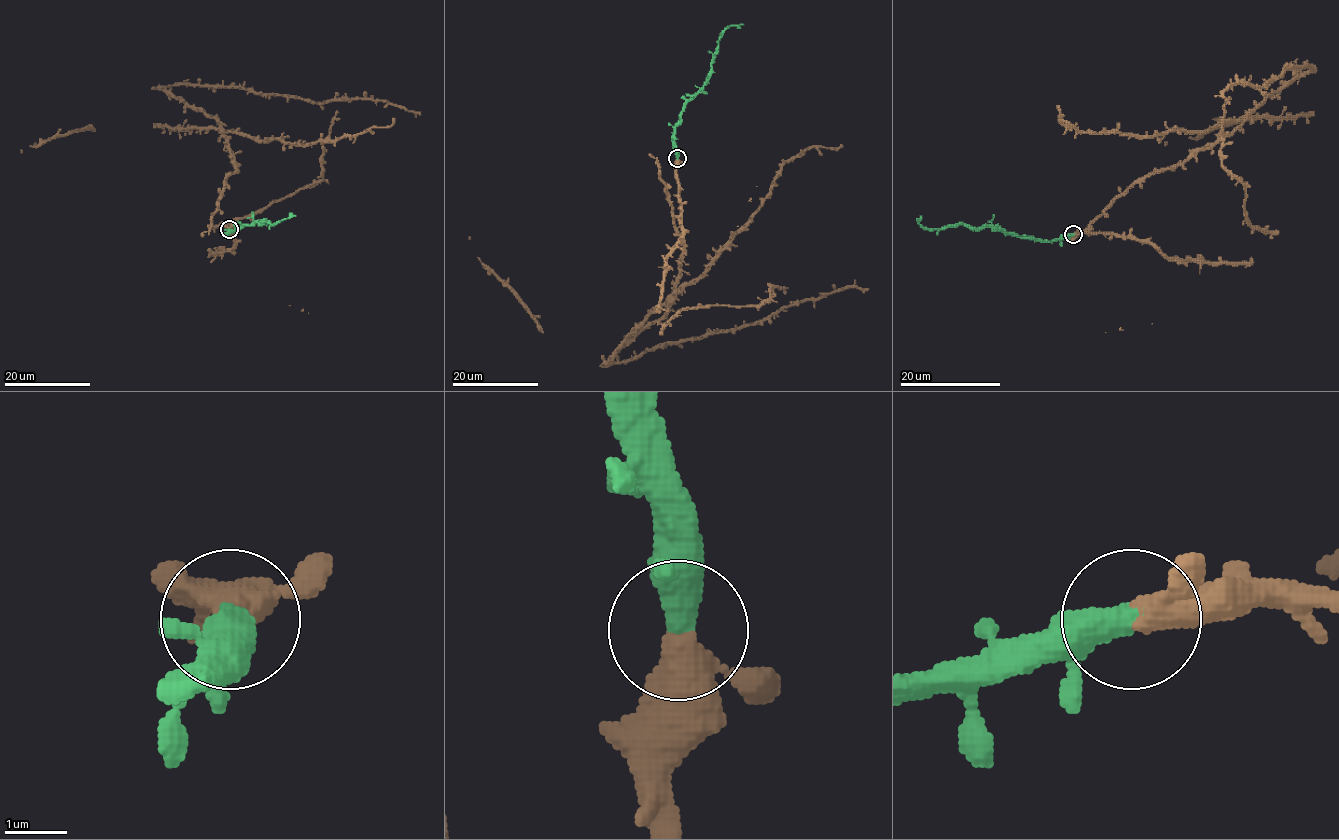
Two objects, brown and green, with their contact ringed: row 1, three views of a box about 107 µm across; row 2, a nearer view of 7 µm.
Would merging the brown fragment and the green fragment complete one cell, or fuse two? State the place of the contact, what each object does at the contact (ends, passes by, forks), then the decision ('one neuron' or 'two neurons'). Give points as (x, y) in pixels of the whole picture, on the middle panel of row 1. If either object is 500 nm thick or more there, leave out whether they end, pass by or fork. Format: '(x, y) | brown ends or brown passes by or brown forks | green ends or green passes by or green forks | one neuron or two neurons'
(677, 158) | one neuron

